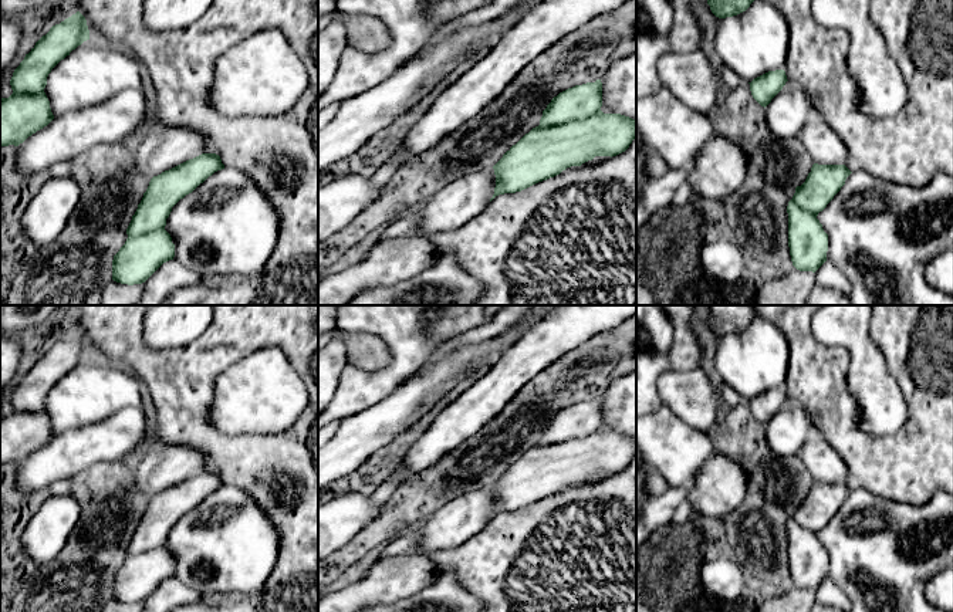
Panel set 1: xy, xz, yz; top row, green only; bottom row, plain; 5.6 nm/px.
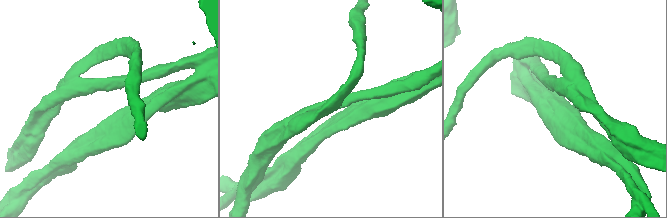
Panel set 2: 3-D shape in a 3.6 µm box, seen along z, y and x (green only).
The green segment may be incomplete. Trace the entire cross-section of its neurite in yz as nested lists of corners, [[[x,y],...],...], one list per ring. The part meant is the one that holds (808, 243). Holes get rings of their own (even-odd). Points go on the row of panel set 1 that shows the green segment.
[[[811,108],[798,136],[814,165],[805,182],[788,202],[788,247],[793,266],[815,273],[825,261],[828,234],[817,219],[852,173],[846,166],[845,143],[822,115]]]

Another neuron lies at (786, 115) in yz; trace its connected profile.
[[[787,81],[783,89],[766,106],[766,125],[778,139],[798,138],[812,104],[804,88]]]

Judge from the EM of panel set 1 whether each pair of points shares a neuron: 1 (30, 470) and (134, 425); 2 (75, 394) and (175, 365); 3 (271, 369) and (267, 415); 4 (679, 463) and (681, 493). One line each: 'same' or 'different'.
1: same
2: different
3: same
4: different

